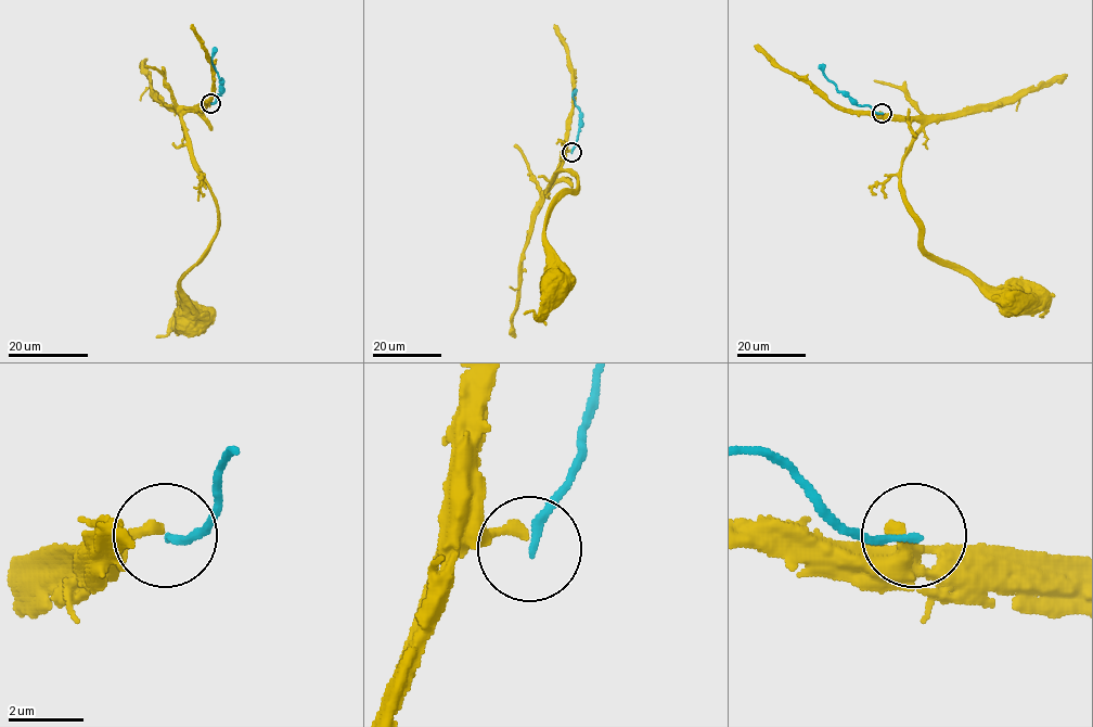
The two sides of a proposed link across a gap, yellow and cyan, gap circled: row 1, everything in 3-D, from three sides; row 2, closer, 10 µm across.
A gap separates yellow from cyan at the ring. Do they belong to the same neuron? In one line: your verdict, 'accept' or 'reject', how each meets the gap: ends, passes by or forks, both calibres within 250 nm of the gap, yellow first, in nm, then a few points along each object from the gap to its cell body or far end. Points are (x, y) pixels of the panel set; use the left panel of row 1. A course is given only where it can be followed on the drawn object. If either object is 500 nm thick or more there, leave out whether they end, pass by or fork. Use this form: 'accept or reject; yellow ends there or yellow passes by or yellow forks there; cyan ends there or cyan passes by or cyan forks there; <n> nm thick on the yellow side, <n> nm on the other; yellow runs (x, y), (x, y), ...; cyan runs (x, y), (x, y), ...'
reject; yellow ends there; cyan ends there; 300 nm thick on the yellow side, 180 nm on the other; yellow runs (210, 103), (181, 117), (187, 145), (218, 217), (205, 256), (180, 280), (180, 296), (197, 320); cyan runs (211, 103), (221, 92), (220, 78), (211, 63), (214, 47)

